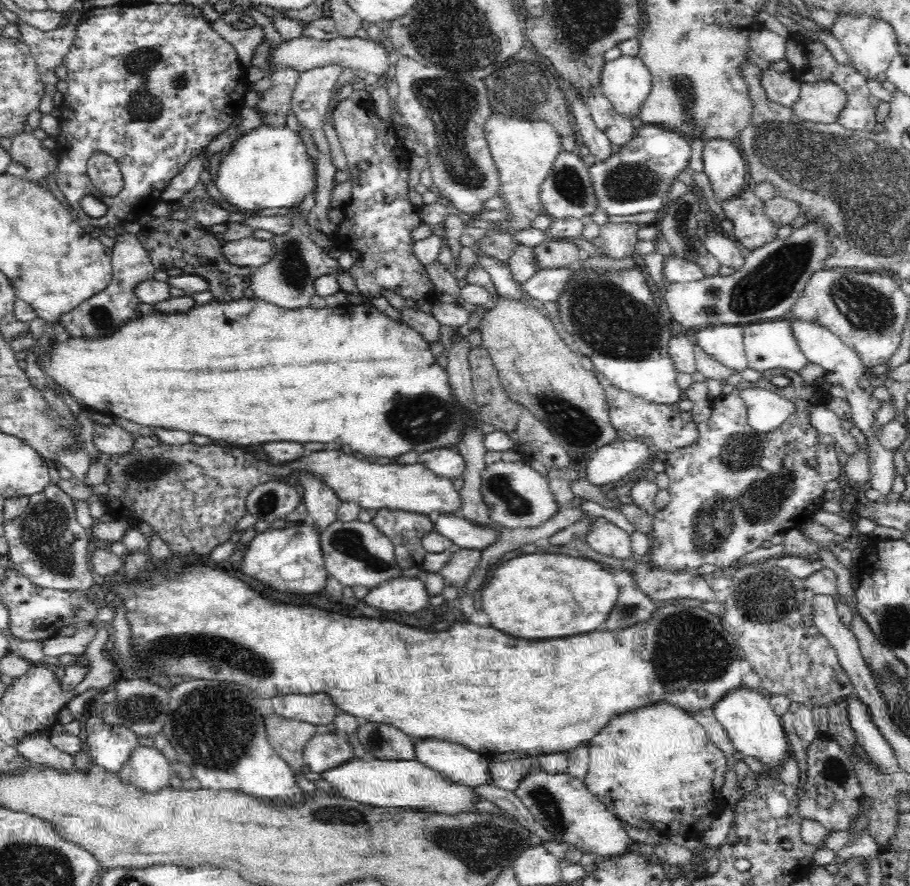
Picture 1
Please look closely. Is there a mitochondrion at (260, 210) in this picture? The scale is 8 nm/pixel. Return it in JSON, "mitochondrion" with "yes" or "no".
{"mitochondrion":"no"}

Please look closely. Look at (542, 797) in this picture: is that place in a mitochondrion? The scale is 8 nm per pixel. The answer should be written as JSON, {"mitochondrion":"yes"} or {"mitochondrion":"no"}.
{"mitochondrion":"yes"}

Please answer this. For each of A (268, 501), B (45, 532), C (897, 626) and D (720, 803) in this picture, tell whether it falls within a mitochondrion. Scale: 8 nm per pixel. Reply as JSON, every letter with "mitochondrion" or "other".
{"A":"mitochondrion","B":"mitochondrion","C":"mitochondrion","D":"other"}

